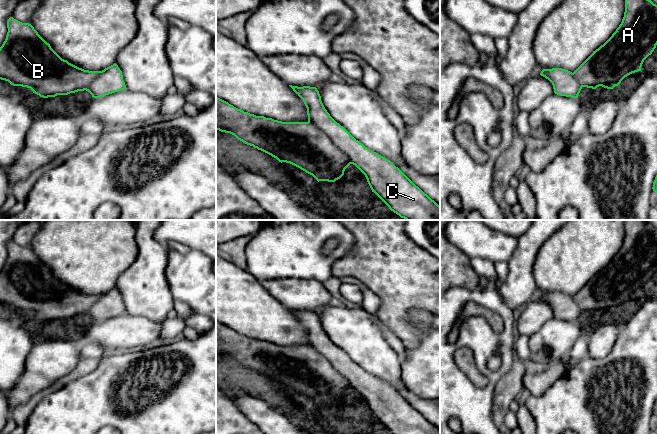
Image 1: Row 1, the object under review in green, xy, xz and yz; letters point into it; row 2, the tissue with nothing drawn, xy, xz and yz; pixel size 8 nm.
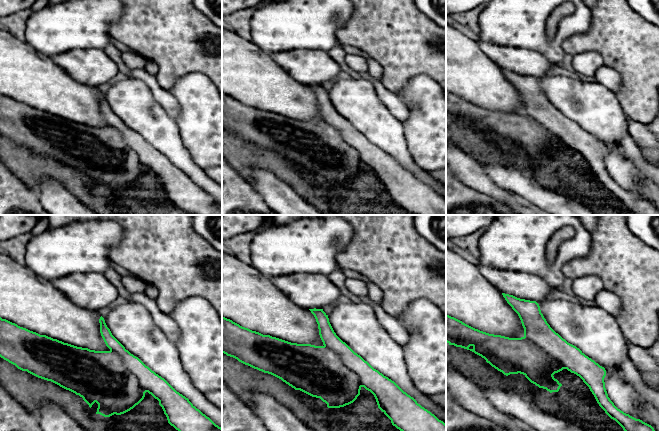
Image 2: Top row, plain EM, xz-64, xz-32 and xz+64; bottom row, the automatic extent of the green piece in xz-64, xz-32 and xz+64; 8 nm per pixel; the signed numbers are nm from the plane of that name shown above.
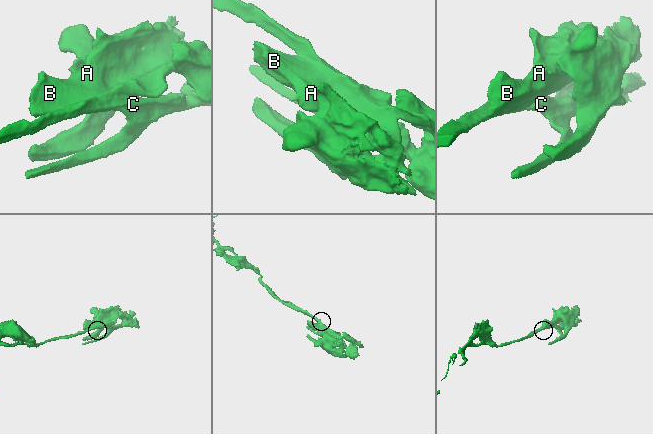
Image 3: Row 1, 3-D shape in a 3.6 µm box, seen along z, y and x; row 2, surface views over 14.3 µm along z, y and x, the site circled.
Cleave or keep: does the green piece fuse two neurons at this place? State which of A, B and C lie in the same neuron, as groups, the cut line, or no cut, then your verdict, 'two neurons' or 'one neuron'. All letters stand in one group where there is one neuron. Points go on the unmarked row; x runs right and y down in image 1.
groups A B C; cut none; one neuron

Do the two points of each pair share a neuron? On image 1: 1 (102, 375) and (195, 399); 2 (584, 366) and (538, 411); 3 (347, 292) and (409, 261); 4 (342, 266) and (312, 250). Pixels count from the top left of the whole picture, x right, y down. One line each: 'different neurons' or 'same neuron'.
1: same neuron
2: same neuron
3: different neurons
4: different neurons

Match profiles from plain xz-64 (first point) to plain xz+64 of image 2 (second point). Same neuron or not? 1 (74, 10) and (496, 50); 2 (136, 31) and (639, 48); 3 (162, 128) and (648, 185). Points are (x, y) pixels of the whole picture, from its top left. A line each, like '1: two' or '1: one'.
1: two
2: one
3: two

